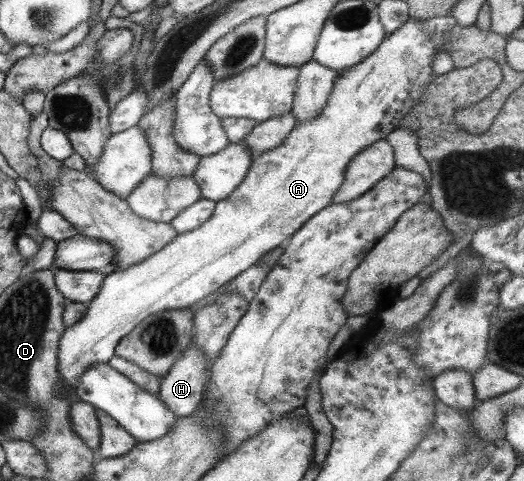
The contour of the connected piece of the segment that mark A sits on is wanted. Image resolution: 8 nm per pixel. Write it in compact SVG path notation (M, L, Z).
M409 17L401 26L393 29L384 39L381 44L367 57L365 57L359 64L350 66L344 73L341 73L334 80L331 93L329 94L329 100L325 102L325 106L321 108L321 114L307 120L307 122L301 122L299 126L295 126L292 132L286 136L285 140L280 145L261 152L259 155L254 156L251 165L249 166L245 178L237 185L237 188L233 190L232 194L226 196L223 200L218 200L214 203L214 209L211 216L199 228L195 228L191 232L185 232L183 234L177 234L169 244L165 244L157 252L149 255L146 259L141 260L140 263L132 264L130 267L124 268L120 271L107 272L101 284L97 294L92 296L92 299L86 303L86 314L81 317L75 324L65 327L61 332L58 347L57 347L57 373L59 373L60 384L62 388L68 390L68 394L73 396L73 390L76 388L78 378L81 377L81 373L85 373L85 369L89 369L94 364L107 363L108 360L114 355L114 348L117 346L119 339L124 337L137 323L143 321L149 315L154 315L156 312L164 310L175 309L187 309L192 304L199 302L202 298L209 296L212 292L215 292L220 286L223 286L226 282L235 278L238 274L241 274L246 268L255 264L261 255L264 255L269 250L273 250L277 245L284 245L286 241L295 233L302 224L316 212L319 212L322 208L329 205L332 202L333 196L337 192L337 189L343 184L345 175L345 167L349 165L349 162L353 160L358 152L364 149L364 147L373 144L379 140L385 139L385 136L393 129L397 129L397 123L401 117L405 117L411 107L415 107L419 101L421 101L421 95L425 93L426 86L432 81L435 73L431 64L433 64L433 56L437 54L438 48L433 44L432 38L426 33L422 20Z

